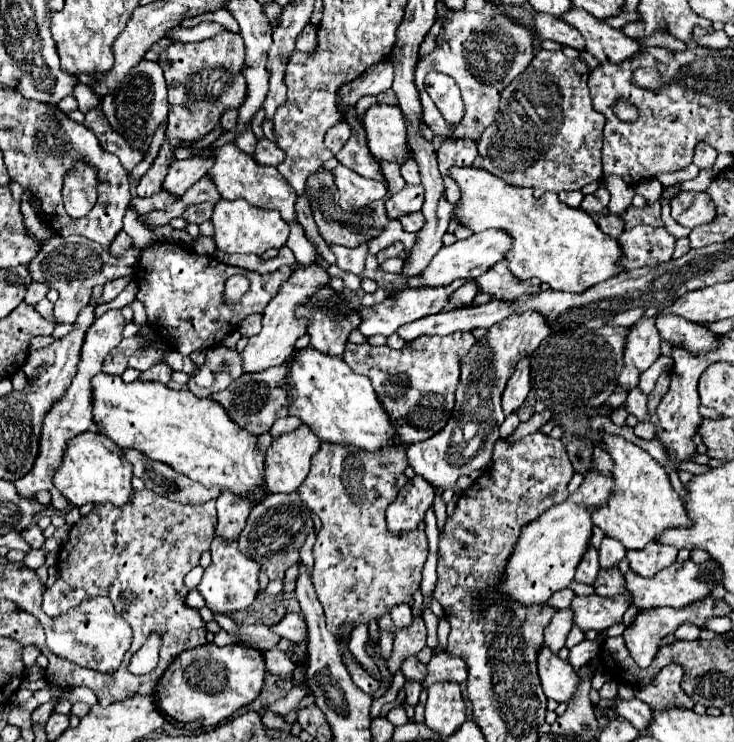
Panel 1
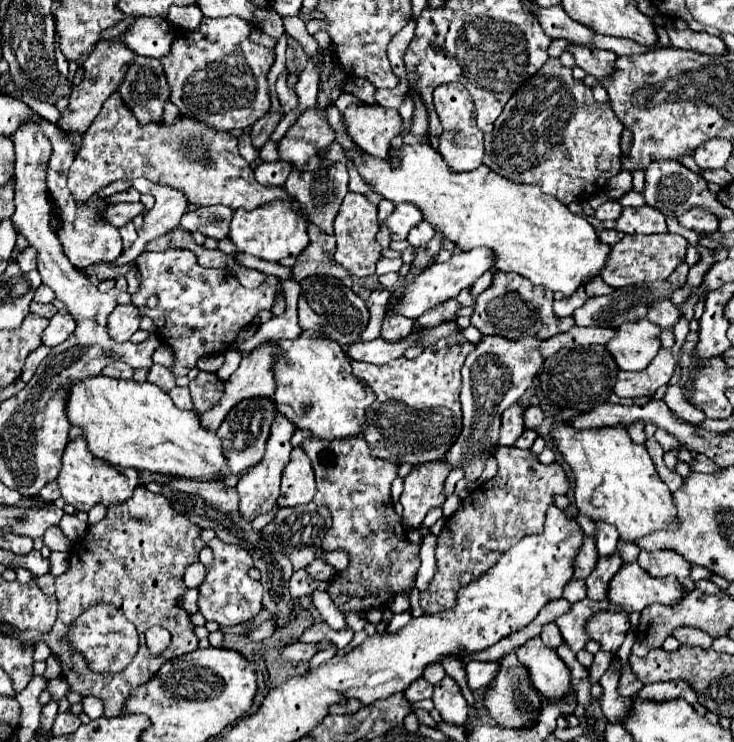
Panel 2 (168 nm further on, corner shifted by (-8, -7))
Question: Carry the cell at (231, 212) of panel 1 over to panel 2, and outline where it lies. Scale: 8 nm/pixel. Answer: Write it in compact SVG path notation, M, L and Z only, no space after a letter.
M276 199L252 211L246 211L246 209L234 211L234 217L230 223L230 239L238 249L242 249L242 253L248 253L266 261L280 261L284 257L298 257L306 249L308 245L306 227L308 227L306 217L292 207L290 199L288 201Z

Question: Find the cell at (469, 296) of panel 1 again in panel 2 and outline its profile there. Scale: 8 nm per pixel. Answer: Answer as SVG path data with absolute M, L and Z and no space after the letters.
M490 269L490 271L486 271L482 277L478 277L478 281L472 285L472 289L470 289L470 293L472 293L472 297L478 297L482 291L486 291L488 287L490 287L490 283L492 283L492 277L494 277L494 271Z

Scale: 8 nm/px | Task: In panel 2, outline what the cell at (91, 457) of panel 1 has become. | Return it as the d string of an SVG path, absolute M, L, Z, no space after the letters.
M76 437L68 441L64 449L62 469L56 481L68 505L74 505L76 511L90 511L94 505L110 507L110 505L124 503L128 497L132 497L132 491L136 489L138 479L140 479L140 473L136 469L116 469L114 465L108 465L106 461L92 457L92 453L88 453L88 447L84 445L84 439Z

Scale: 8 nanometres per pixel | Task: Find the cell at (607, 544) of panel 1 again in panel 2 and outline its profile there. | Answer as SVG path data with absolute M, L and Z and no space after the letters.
M594 521L594 523L596 523L596 549L598 549L598 553L602 557L616 553L616 543L618 543L616 527L602 523L602 521Z

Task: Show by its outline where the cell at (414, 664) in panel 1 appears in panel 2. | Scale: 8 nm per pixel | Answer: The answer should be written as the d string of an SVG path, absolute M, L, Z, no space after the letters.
M420 679L420 681L414 681L412 687L408 687L404 691L404 695L408 697L410 703L416 703L416 701L422 701L422 699L430 699L432 691L434 691L434 687L426 679Z

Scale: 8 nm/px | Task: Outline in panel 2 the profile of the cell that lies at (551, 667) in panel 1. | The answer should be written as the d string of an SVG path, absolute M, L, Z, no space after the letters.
M532 637L520 649L516 649L518 661L528 669L532 685L546 697L562 697L570 689L570 671L562 659L542 643L540 637Z

